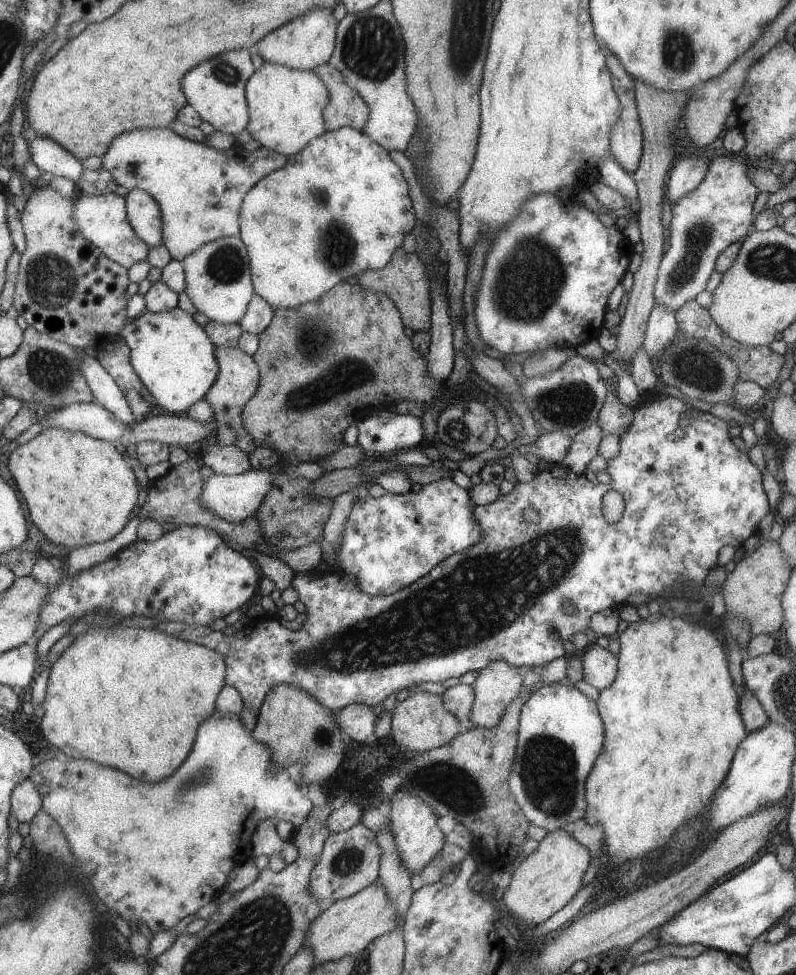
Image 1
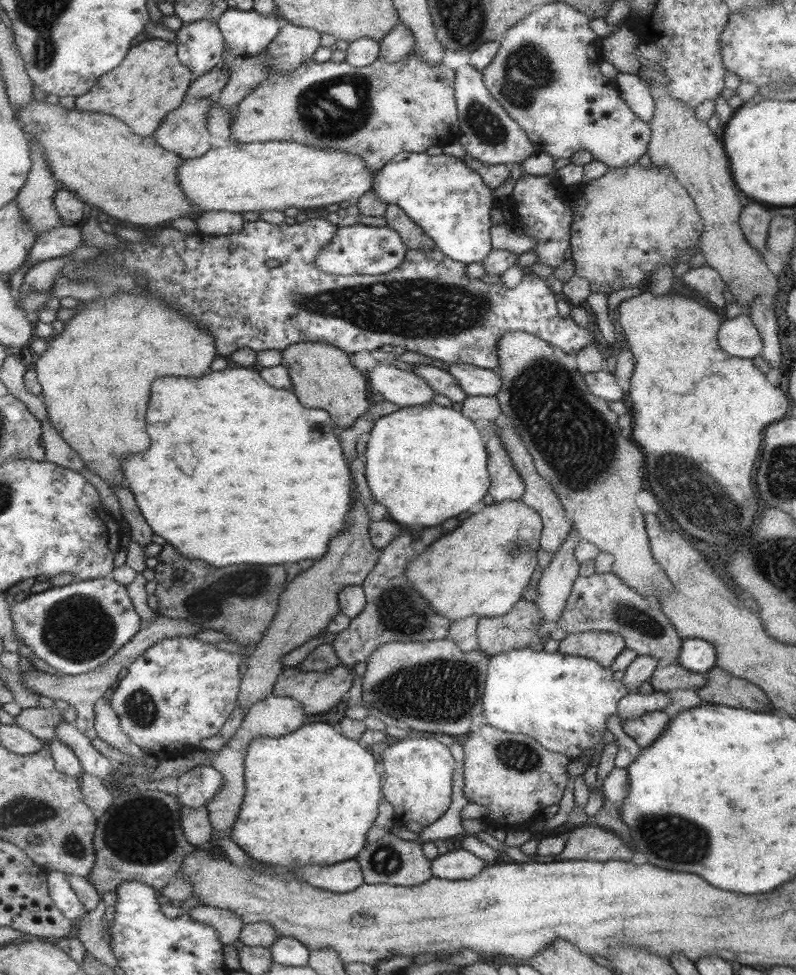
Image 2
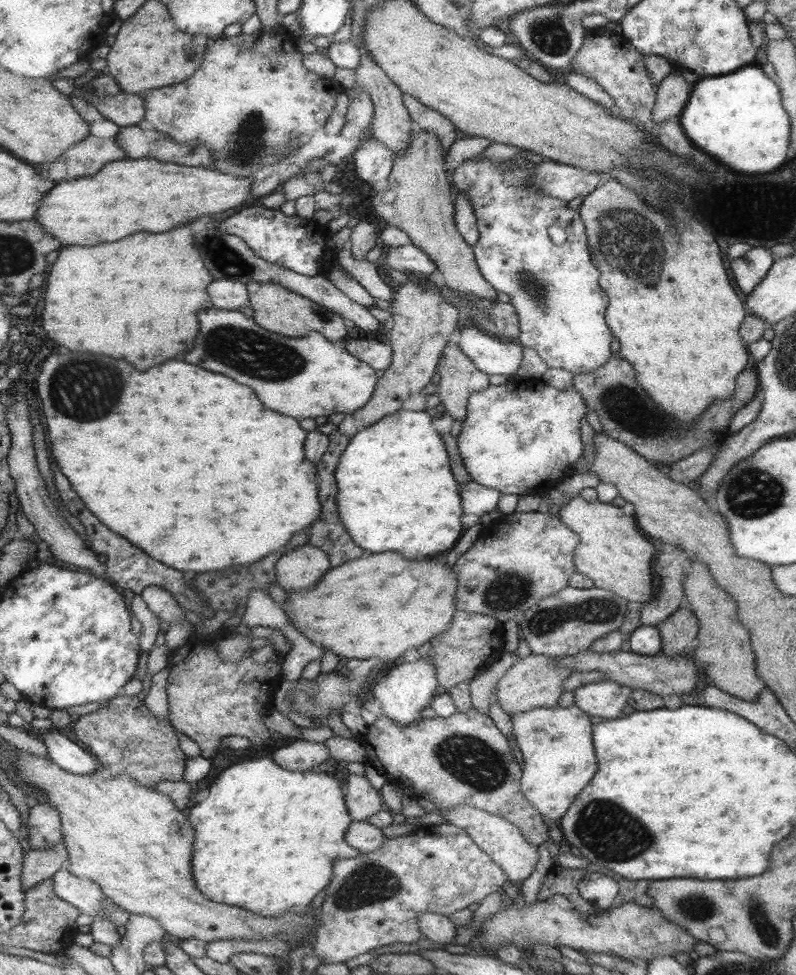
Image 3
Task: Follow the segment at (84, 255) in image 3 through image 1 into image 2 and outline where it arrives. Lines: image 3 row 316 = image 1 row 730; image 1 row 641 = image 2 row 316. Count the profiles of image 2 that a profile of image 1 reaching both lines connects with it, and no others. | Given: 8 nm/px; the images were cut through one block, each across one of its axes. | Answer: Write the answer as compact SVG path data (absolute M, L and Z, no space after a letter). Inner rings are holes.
M127 290L111 294L109 298L101 296L93 302L85 302L84 308L64 325L63 331L52 338L47 351L35 364L52 425L69 446L81 455L86 466L105 483L127 486L123 474L123 458L129 454L145 452L149 448L143 418L151 382L161 376L199 378L207 374L209 364L215 358L215 338L209 334L209 330L205 330L205 326L193 322L189 314L173 310L170 303L161 302L157 298L141 298L141 294Z

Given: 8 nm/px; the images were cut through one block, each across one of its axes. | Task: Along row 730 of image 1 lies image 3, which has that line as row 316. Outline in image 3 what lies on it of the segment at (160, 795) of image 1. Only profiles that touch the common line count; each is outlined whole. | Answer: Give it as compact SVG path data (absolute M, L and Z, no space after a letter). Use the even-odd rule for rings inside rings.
M215 307L201 309L201 334L197 334L197 346L181 354L183 362L205 366L215 374L229 374L245 386L257 390L257 398L269 406L269 410L281 410L291 418L328 417L335 412L351 413L371 400L376 390L375 370L341 348L335 348L324 335L307 333L304 337L291 338L275 334L260 327L252 318L238 310L221 310ZM231 360L235 366L227 366ZM239 366L249 374L239 374Z

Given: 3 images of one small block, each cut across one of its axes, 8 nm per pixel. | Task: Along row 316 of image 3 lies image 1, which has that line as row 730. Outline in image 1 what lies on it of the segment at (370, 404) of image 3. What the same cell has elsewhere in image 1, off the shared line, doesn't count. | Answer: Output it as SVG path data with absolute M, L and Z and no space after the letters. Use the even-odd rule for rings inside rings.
M413 691L403 701L397 702L390 718L389 734L395 744L407 755L418 754L447 744L459 734L458 732L458 720L445 708L440 696L424 691Z

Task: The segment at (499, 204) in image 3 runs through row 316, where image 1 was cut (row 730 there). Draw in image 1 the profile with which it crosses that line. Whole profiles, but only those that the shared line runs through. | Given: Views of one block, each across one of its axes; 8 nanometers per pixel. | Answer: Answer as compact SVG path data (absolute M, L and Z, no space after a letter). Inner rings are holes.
M563 682L543 684L525 699L520 708L515 762L508 774L508 789L532 826L539 826L548 833L584 818L584 810L587 807L584 782L596 762L597 755L603 751L603 746L604 723L599 708L595 708L595 702L585 698L575 687L563 686Z

